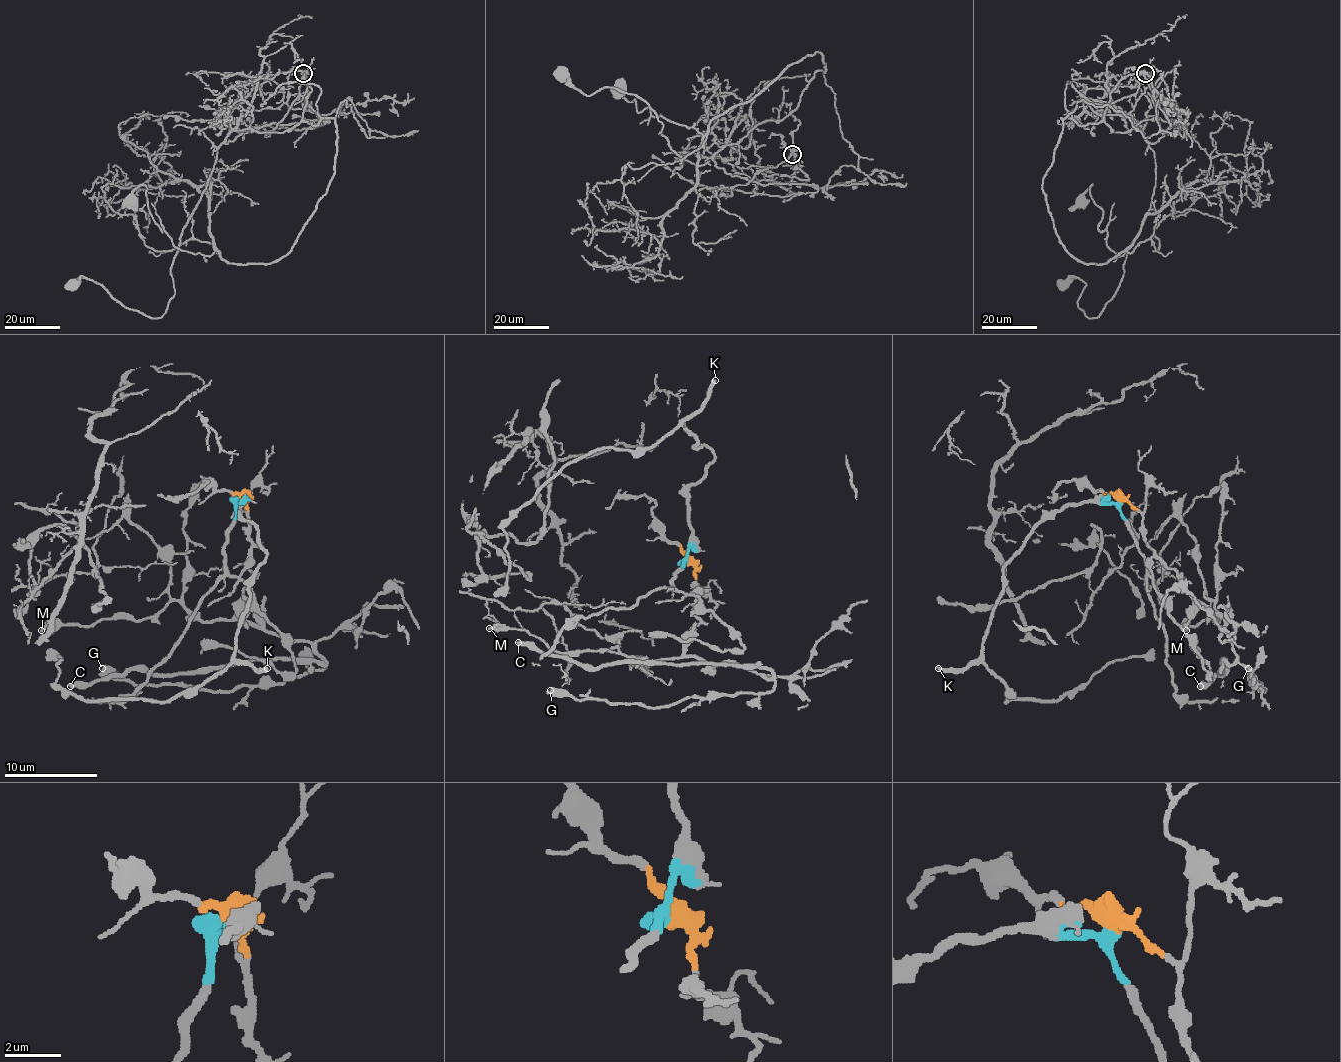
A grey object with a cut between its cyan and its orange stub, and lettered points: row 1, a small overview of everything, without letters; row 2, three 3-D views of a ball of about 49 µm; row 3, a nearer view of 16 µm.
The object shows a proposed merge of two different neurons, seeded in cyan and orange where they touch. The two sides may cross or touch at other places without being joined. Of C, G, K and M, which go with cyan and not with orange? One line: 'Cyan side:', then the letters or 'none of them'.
Cyan side: K

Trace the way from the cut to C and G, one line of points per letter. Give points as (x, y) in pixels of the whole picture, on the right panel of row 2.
C: (1122, 500), (1143, 518), (1145, 544), (1237, 656), (1232, 663), (1222, 658), (1222, 675), (1199, 686)
G: (1122, 500), (1143, 518), (1145, 544), (1222, 630), (1220, 640), (1227, 640), (1248, 668)

